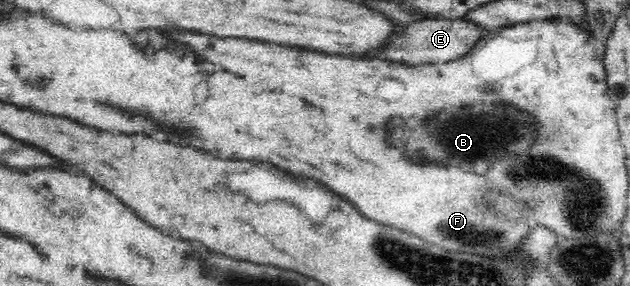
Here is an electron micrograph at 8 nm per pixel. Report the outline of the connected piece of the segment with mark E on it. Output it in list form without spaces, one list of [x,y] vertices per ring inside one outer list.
[[[427,18],[407,24],[406,30],[399,30],[395,36],[394,43],[391,46],[387,46],[387,50],[375,55],[369,55],[369,59],[391,60],[392,62],[411,64],[411,66],[450,62],[469,54],[488,32],[491,31],[471,20]]]

